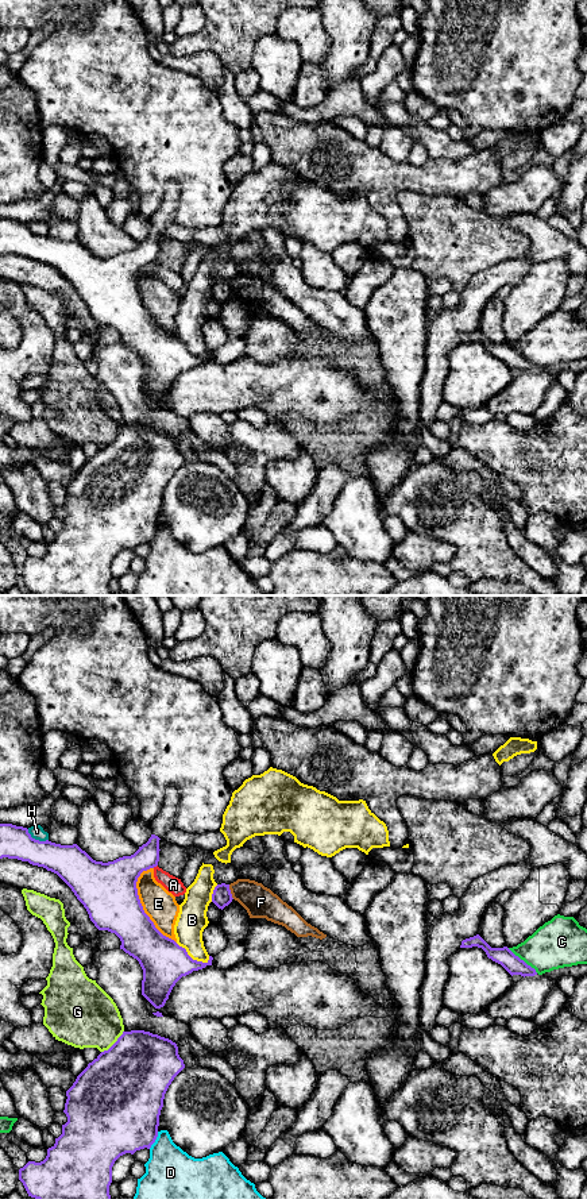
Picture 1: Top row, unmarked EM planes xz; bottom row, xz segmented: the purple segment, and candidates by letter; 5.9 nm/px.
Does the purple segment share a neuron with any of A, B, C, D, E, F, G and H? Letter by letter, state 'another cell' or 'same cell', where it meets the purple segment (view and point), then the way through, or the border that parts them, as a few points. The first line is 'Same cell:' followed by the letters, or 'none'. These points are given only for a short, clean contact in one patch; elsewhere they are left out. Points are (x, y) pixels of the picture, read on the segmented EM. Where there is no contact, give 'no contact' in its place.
Same cell: none
A: another cell; contact xz (154, 866)
B: another cell; contact xz (190, 957)
C: another cell; contact xz (522, 960)
D: another cell; contact xz (154, 1140)
E: another cell; contact xz (142, 906)
F: another cell; contact xz (230, 891); border xz (228, 885), (234, 898)
G: another cell; contact xz (115, 1043)
H: another cell; contact xz (37, 840)

